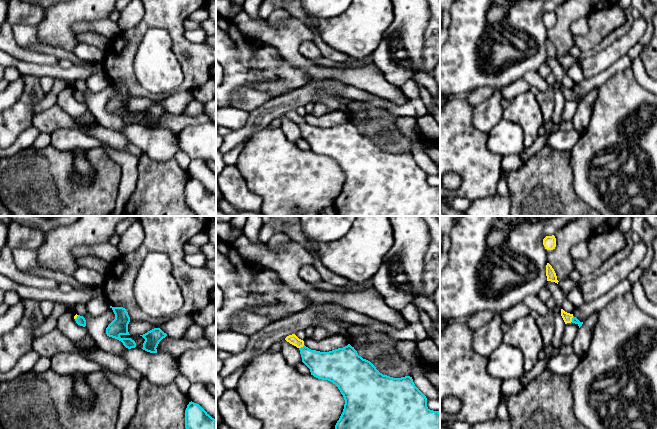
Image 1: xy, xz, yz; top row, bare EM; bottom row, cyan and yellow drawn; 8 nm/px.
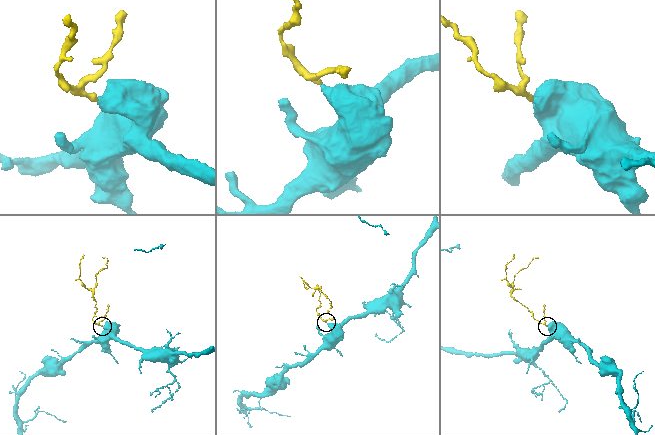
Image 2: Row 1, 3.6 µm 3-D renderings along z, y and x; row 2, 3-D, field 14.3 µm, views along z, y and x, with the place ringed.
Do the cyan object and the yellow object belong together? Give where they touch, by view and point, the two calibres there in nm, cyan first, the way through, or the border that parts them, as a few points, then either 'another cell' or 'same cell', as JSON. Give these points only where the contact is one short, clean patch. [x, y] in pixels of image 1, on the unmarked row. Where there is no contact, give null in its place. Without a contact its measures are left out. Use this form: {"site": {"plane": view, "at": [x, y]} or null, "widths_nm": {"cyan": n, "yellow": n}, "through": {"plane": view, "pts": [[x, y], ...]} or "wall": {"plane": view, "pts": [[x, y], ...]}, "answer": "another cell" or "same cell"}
{"site": {"plane": "yz", "at": [572, 95]}, "widths_nm": {"cyan": 50, "yellow": 80}, "through": {"plane": "yz", "pts": [[574, 96], [572, 95], [567, 93]]}, "answer": "same cell"}

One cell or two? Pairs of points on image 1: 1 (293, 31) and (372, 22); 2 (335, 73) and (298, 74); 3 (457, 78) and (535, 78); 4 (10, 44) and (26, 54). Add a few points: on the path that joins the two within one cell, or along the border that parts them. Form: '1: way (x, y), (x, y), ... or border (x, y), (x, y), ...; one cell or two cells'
1: border (301, 19), (309, 28); two cells
2: border (288, 61), (293, 66), (300, 67), (311, 80); two cells
3: border (536, 70), (530, 70), (522, 77); two cells
4: way (14, 48), (22, 54); one cell

